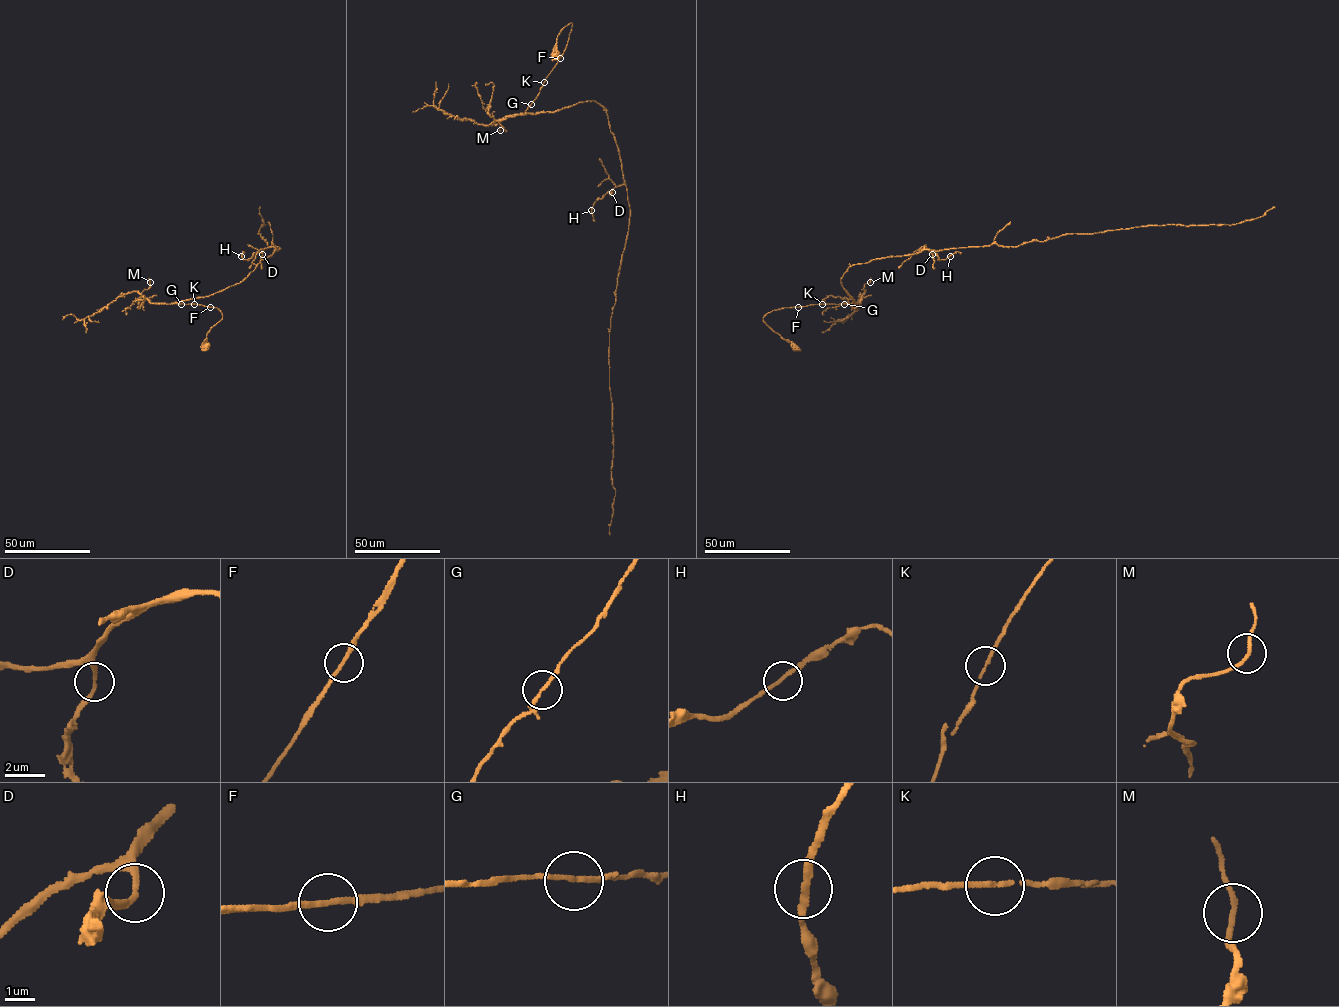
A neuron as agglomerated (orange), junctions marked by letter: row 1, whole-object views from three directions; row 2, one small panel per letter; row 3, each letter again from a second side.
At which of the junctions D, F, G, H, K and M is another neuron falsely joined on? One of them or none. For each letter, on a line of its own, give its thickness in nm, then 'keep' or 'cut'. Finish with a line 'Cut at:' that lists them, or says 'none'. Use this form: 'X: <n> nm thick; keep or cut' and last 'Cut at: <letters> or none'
D: 180 nm thick; keep
F: 190 nm thick; keep
G: 160 nm thick; keep
H: 200 nm thick; keep
K: 150 nm thick; keep
M: 170 nm thick; keep
Cut at: none

